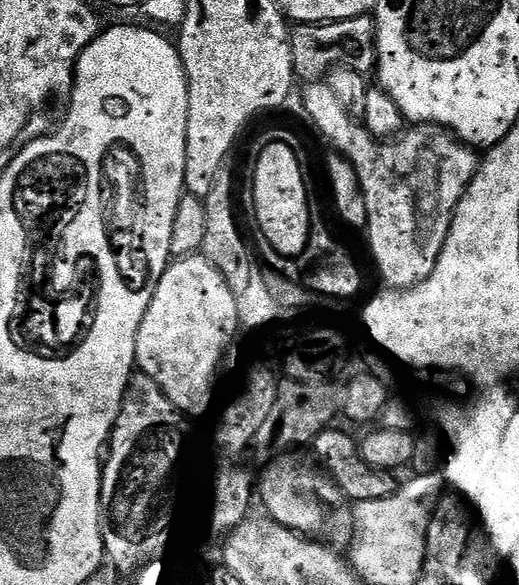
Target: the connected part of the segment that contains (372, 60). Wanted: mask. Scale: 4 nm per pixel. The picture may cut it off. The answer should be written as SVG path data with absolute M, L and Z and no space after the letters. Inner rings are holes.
M371 15L331 20L329 24L302 24L291 29L292 57L297 77L304 82L316 82L327 77L332 69L343 65L344 60L352 60L351 67L361 74L375 69L378 64L376 55L376 21Z

